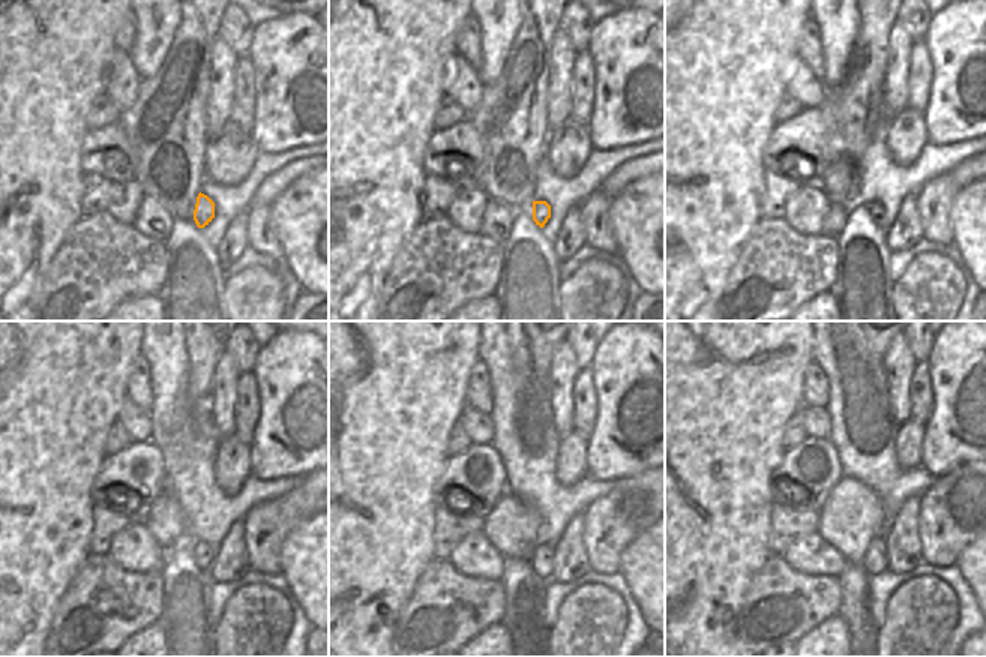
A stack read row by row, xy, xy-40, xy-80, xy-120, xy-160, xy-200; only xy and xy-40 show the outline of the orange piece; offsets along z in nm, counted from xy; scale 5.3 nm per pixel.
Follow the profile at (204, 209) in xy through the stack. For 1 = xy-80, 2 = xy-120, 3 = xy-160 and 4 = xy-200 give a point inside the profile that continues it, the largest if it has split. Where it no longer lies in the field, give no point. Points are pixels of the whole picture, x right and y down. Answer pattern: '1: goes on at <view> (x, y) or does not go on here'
1: goes on at xy-80 (877, 209)
2: goes on at xy-120 (204, 555)
3: goes on at xy-160 (542, 558)
4: goes on at xy-200 (875, 561)

